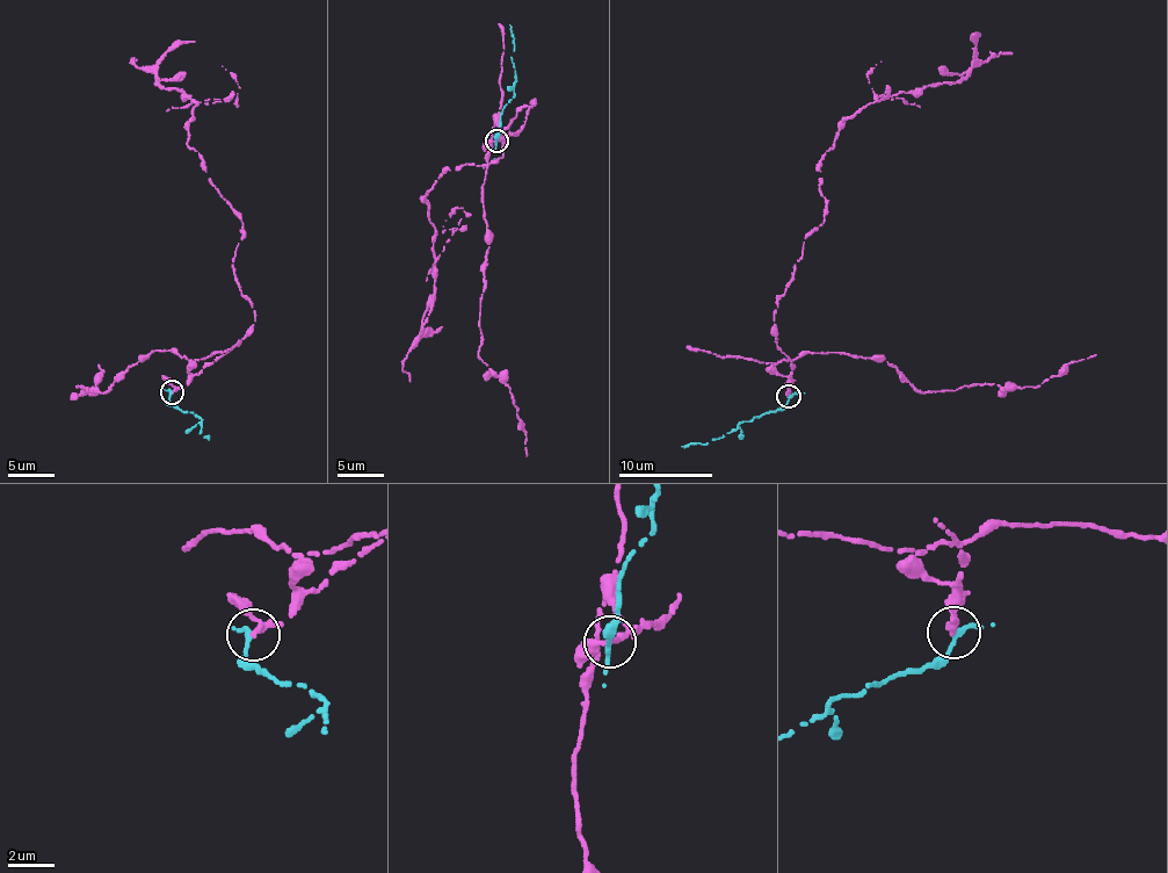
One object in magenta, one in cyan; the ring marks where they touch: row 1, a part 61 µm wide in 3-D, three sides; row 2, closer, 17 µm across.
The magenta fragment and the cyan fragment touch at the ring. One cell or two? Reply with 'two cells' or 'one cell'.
two cells

